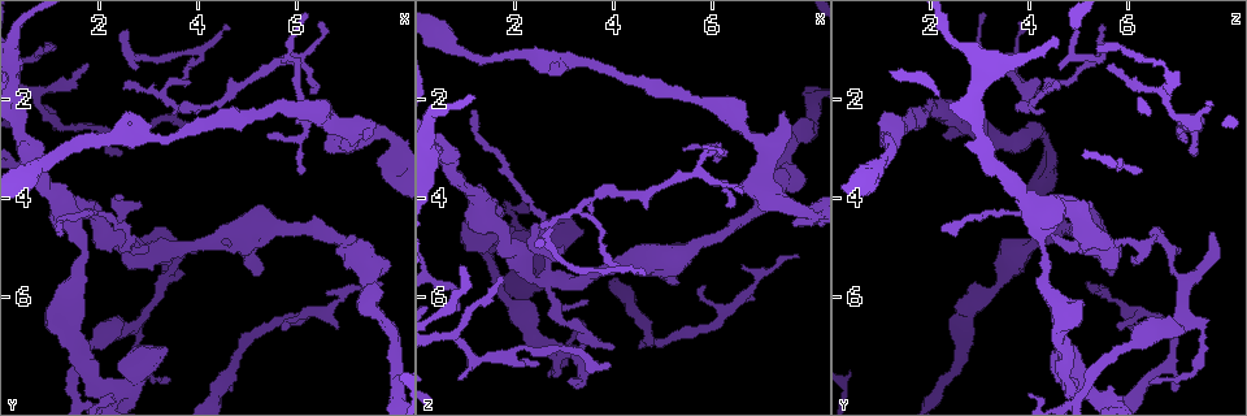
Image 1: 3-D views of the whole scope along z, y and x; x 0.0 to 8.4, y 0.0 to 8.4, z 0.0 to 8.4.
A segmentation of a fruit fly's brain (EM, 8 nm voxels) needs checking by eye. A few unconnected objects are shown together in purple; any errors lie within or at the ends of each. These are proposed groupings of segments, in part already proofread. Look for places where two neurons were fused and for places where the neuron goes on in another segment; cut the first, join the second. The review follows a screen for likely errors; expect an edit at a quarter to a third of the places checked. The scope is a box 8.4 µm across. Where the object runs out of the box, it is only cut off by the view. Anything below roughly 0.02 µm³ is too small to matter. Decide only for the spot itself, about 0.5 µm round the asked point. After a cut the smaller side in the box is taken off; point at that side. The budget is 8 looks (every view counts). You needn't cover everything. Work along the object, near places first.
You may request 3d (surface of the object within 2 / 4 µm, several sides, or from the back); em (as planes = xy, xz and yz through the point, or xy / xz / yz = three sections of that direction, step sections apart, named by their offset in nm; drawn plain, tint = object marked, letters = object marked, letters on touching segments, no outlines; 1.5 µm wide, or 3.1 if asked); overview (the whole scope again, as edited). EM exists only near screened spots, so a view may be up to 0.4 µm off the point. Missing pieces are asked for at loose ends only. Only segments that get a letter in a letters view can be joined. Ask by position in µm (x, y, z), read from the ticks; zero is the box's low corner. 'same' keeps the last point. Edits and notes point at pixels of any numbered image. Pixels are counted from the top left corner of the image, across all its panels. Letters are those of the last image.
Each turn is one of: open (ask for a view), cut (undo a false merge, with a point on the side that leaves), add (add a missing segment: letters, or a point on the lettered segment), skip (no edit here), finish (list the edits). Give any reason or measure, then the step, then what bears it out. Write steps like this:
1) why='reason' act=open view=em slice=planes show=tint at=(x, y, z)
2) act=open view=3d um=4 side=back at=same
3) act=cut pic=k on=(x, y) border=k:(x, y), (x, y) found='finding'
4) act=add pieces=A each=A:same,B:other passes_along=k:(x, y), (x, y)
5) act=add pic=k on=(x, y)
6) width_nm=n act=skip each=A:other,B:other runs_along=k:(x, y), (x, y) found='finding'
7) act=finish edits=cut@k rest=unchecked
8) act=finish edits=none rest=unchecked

why='thin end' act=open view=3d um=4 side=back at=(0.95, 2.15, 7.65)

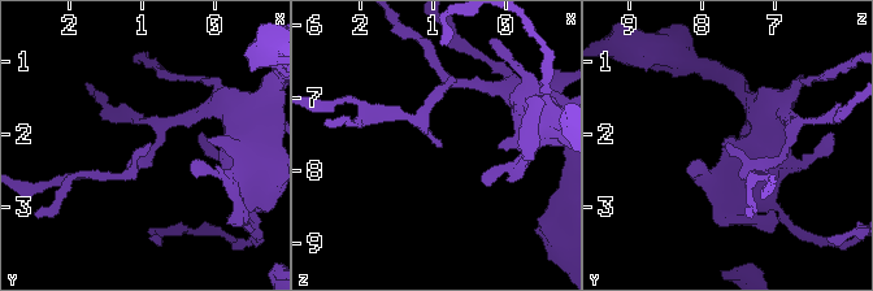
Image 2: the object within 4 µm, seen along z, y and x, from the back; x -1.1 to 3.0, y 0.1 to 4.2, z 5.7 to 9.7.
why='need the tissue' act=open view=em slice=xz step=4 show=letters at=(0.90, 2.15, 7.65)

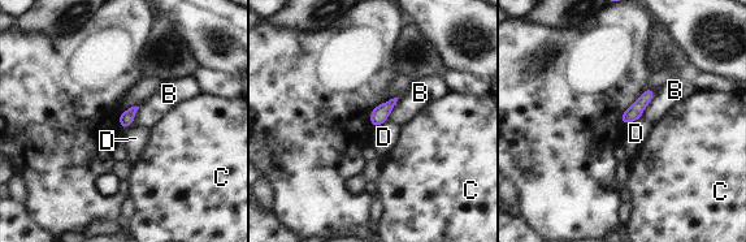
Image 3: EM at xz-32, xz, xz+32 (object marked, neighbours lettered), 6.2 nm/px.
why='cut it another way' act=open view=em slice=planes show=letters at=same

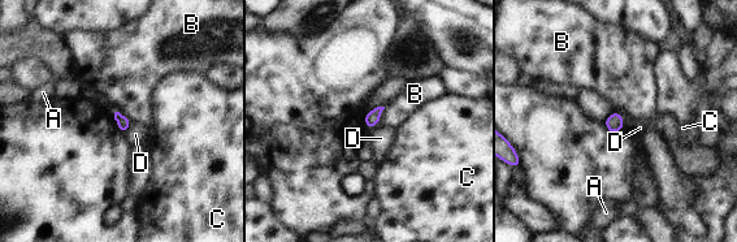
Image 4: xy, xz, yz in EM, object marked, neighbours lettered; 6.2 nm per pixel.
act=skip each=A:other,B:other,C:other,D:other border=4:(385, 107), (380, 120), (368, 128) found='no lettered segment goes on from it'

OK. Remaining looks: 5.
why='thin end' act=open view=em slice=planes show=tint at=(2.50, 3.05, 7.30)

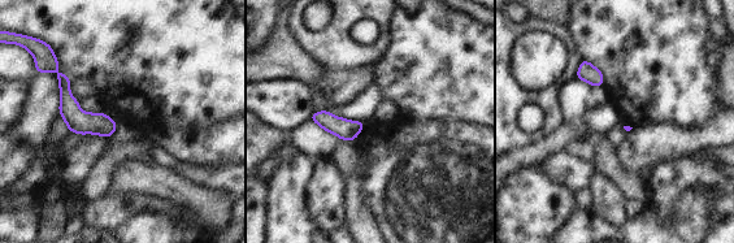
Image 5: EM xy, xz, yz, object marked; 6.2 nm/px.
act=open view=em slice=planes show=letters at=same

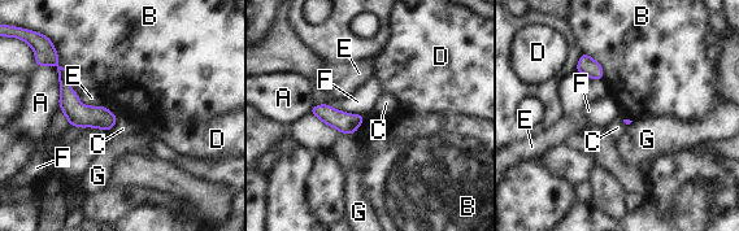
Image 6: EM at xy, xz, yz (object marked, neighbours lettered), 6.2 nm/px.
act=skip each=A:other,B:other,C:other,D:other,E:other,F:other,G:other runs_along=6:(60, 68), (68, 97), (107, 127) found='none of them fits'

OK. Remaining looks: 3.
why='tapers out' act=open view=3d um=4 at=(6.30, 1.80, 4.20)

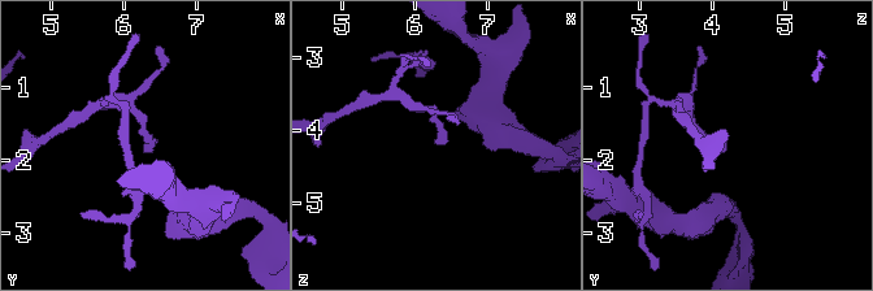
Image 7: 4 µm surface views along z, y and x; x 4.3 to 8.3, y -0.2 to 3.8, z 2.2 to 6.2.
act=open view=em slice=planes show=letters at=(6.30, 1.85, 4.15)

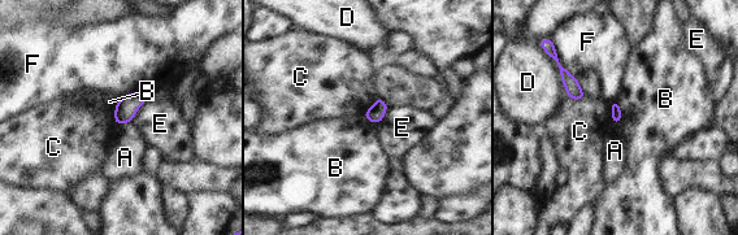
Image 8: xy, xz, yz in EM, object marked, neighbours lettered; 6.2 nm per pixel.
act=skip each=A:other,B:other,C:other,D:other,E:other,F:other border=8:(616, 100), (621, 112), (620, 123) found='no lettered segment goes on from it'

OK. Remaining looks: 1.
act=finish edits=none rest=unchecked

